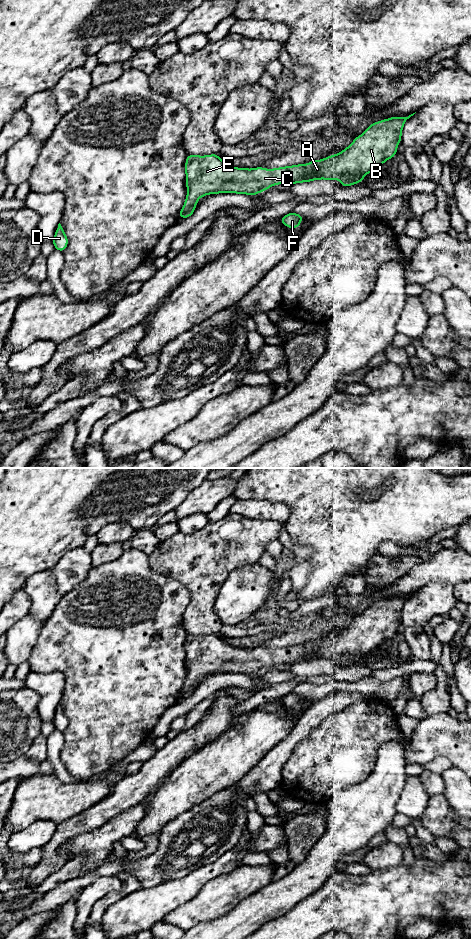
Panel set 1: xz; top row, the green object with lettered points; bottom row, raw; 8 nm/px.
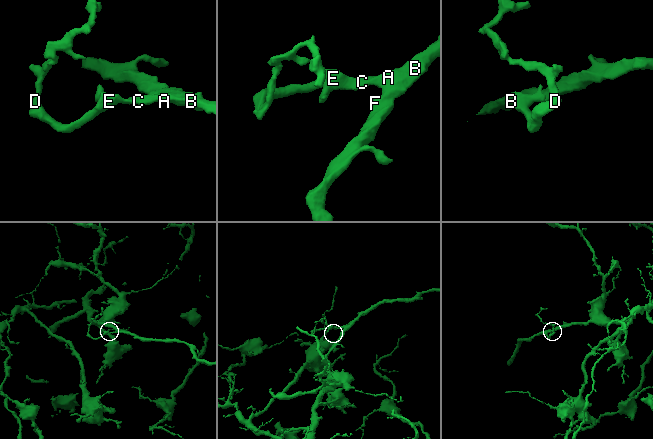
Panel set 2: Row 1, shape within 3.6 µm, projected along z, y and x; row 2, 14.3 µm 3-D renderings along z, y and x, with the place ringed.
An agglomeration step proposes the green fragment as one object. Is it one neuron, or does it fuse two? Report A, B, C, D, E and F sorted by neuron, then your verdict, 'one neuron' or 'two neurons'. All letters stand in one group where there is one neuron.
A B C D E F; one neuron

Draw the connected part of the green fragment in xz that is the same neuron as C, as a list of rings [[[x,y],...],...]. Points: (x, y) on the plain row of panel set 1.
[[[414,594],[408,597],[391,597],[375,602],[340,633],[322,640],[313,640],[305,645],[299,644],[275,649],[265,649],[262,647],[238,649],[225,643],[217,634],[206,636],[187,635],[185,652],[188,674],[179,696],[180,698],[190,697],[195,690],[198,679],[208,674],[238,673],[256,675],[277,664],[295,664],[319,659],[331,661],[339,659],[343,667],[362,662],[366,654],[376,650],[386,640],[396,635],[398,624],[401,622],[403,605]]]

